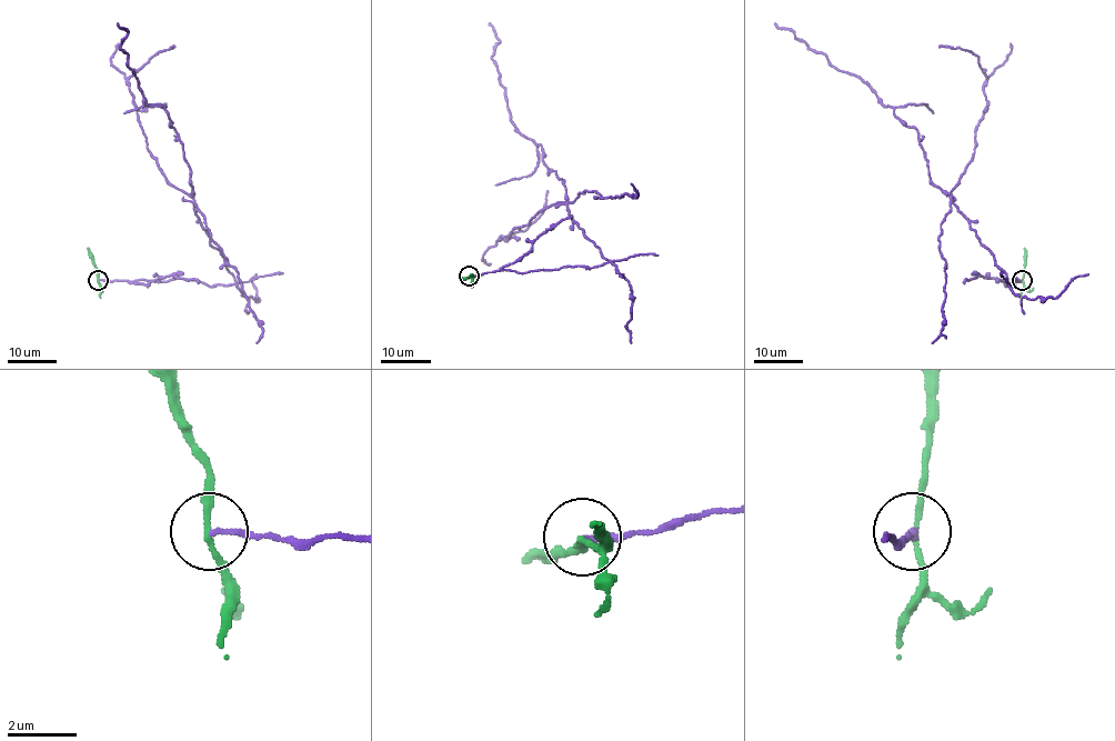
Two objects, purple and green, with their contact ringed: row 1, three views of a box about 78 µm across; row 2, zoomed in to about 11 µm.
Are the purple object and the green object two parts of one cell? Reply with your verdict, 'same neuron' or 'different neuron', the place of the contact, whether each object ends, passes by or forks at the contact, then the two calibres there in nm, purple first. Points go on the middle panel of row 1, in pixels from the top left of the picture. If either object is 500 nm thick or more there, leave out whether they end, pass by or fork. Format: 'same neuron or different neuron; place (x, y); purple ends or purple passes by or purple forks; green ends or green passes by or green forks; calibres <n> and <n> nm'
different neuron; place (469, 276); purple ends; green passes by; calibres 160 and 160 nm

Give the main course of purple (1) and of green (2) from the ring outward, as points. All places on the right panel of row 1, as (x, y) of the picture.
1: (1023, 280), (1007, 282), (950, 196), (931, 180), (918, 131), (861, 79), (840, 71), (774, 23)
2: (1023, 280), (1024, 248)

